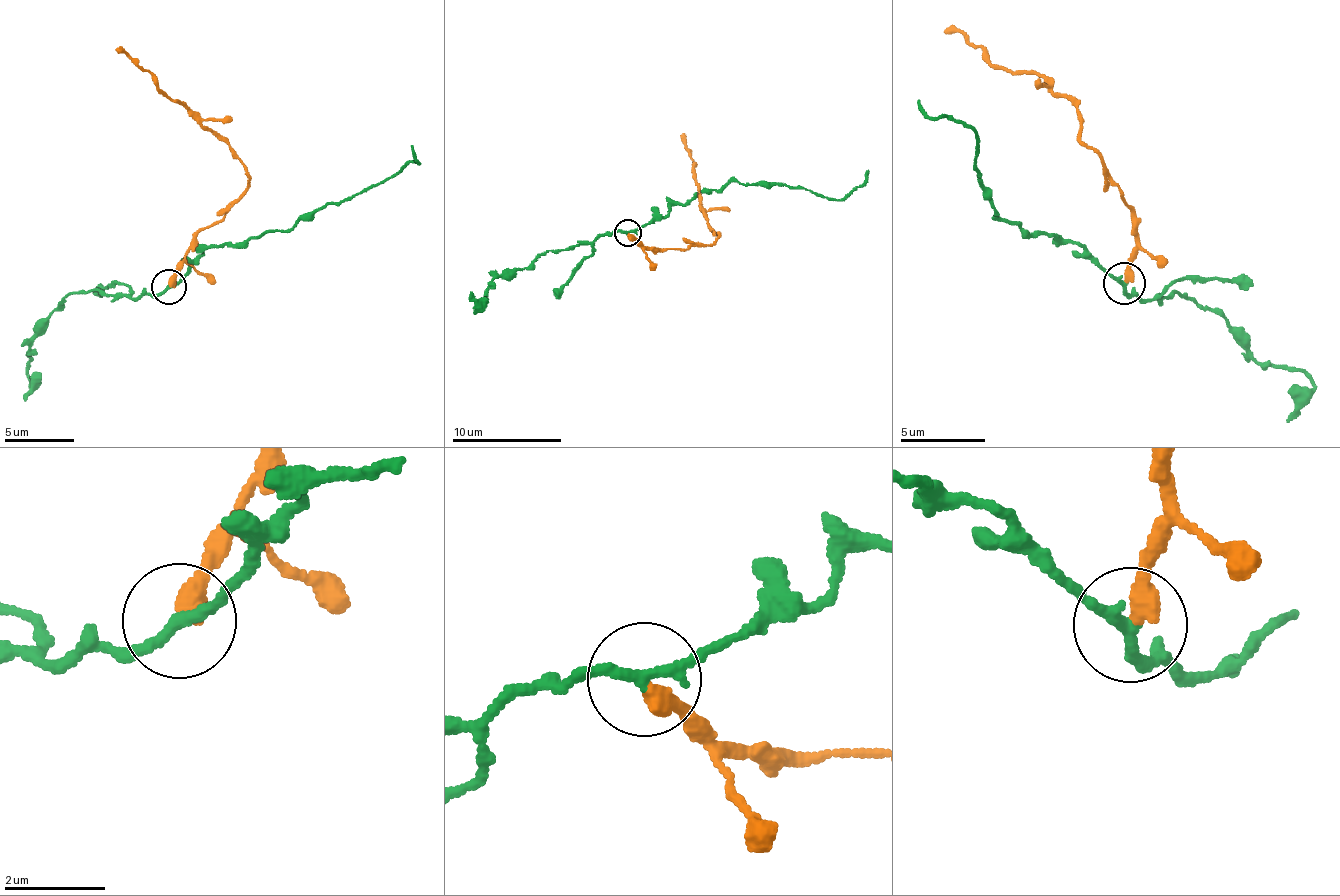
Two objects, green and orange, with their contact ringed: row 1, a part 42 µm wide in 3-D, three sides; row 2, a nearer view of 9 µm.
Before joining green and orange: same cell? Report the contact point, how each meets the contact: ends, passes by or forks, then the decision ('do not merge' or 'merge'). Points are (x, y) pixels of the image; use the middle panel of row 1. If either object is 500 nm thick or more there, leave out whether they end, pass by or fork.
at (628, 233); green passes by; orange ends there; do not merge

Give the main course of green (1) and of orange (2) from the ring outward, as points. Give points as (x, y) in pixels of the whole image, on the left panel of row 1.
1: (169, 287), (201, 249), (292, 231), (321, 208), (394, 177), (418, 161), (410, 145)
2: (170, 288), (170, 274), (190, 240), (217, 225), (244, 191), (246, 165), (186, 108), (163, 92), (118, 48)

